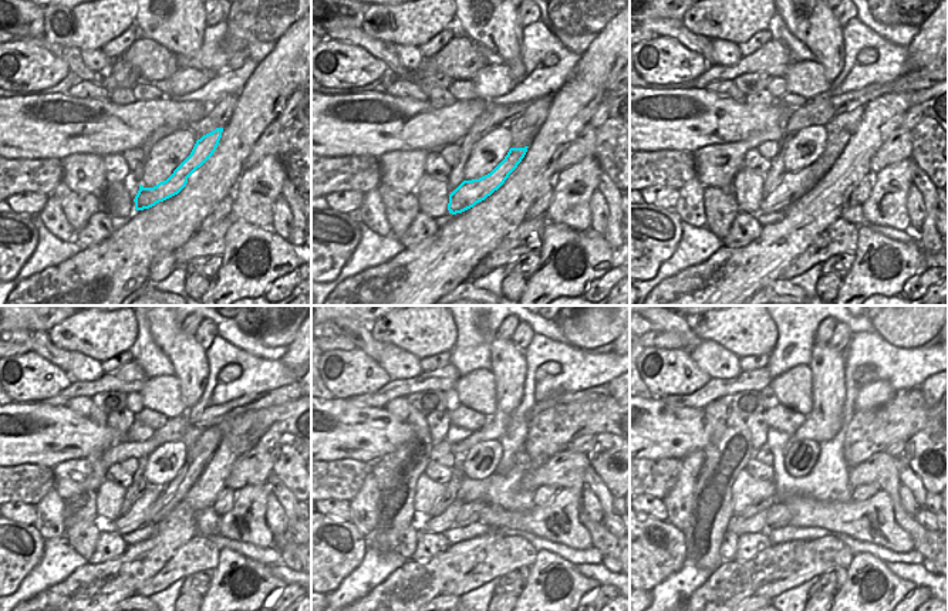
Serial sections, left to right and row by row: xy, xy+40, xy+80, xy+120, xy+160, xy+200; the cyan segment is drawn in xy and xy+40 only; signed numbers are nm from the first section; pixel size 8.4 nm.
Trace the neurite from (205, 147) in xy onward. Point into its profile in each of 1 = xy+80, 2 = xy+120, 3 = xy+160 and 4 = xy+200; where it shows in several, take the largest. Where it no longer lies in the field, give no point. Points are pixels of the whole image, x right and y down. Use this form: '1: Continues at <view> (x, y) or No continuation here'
1: Continues at xy+80 (792, 186)
2: Continues at xy+120 (138, 516)
3: Continues at xy+160 (444, 522)
4: Continues at xy+200 (738, 526).

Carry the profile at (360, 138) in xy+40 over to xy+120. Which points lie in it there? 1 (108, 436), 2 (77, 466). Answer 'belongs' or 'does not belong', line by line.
1: belongs
2: does not belong

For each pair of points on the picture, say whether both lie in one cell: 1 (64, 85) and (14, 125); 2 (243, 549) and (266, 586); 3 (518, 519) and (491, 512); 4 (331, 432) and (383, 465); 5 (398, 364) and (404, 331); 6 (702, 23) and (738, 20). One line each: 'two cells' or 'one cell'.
1: two cells
2: two cells
3: one cell
4: two cells
5: two cells
6: one cell

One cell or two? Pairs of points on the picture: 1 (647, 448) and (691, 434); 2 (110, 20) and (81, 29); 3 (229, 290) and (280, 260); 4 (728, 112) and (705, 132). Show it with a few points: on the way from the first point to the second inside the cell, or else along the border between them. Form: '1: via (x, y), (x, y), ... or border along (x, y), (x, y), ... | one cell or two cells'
1: via (658, 436), (661, 434), (680, 434) | one cell
2: via (103, 22), (88, 26) | one cell
3: via (242, 280), (260, 279), (267, 272) | one cell
4: via (722, 118), (711, 127) | one cell

